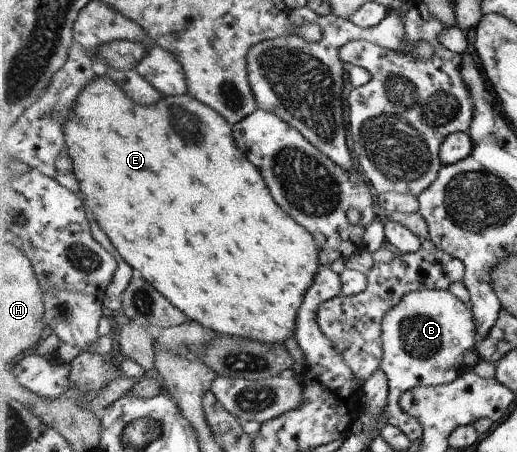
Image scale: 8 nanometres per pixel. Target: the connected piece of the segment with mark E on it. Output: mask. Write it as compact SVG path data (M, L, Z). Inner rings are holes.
M99 74L98 78L88 85L81 93L76 103L76 109L68 117L67 137L70 156L74 160L73 173L79 178L86 207L97 218L101 229L111 237L119 253L125 257L137 272L147 281L152 282L156 289L161 290L181 311L185 311L191 320L199 321L205 327L211 327L222 335L245 337L245 339L265 344L285 343L289 337L296 333L296 319L299 315L300 305L308 289L315 283L317 272L320 271L320 248L316 238L309 233L305 226L294 219L290 214L277 205L267 182L260 169L248 160L247 154L241 149L234 135L232 124L213 106L199 101L191 93L180 96L164 96L159 105L137 105L125 93L125 89L107 75ZM199 163L205 173L199 173Z

